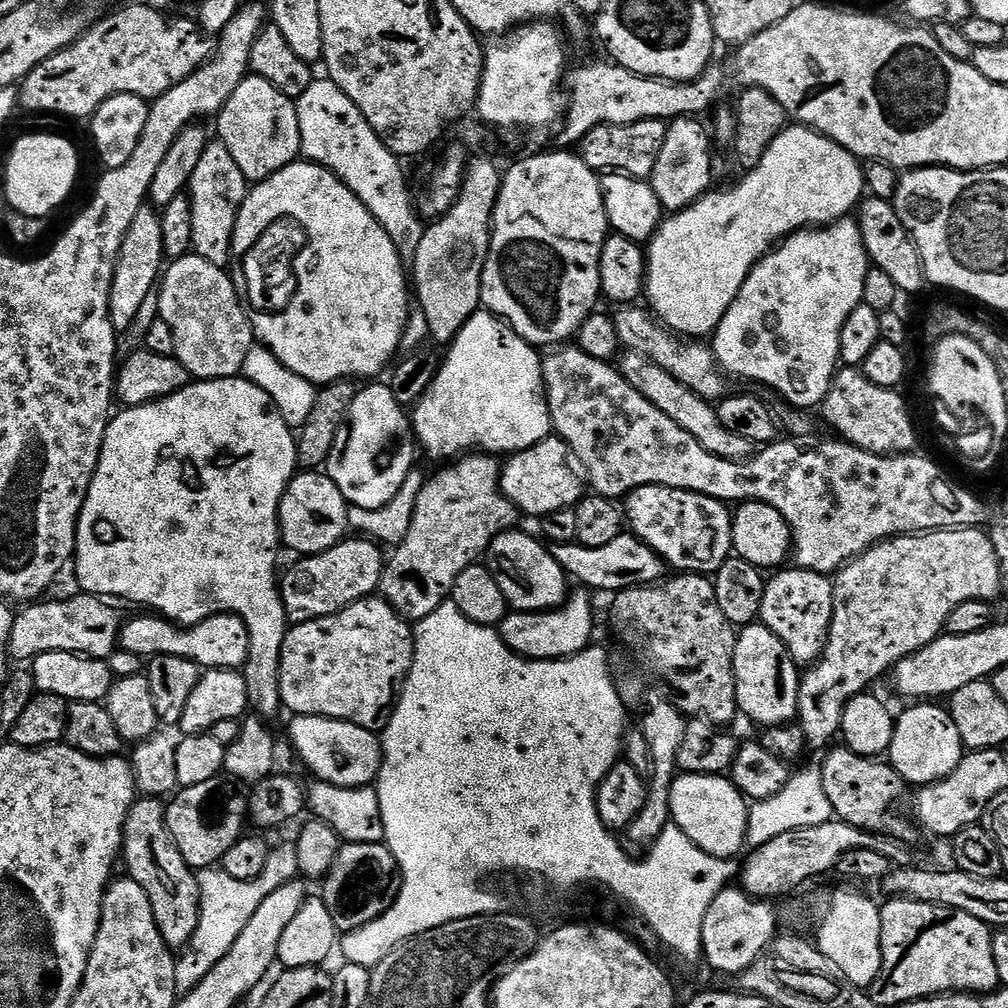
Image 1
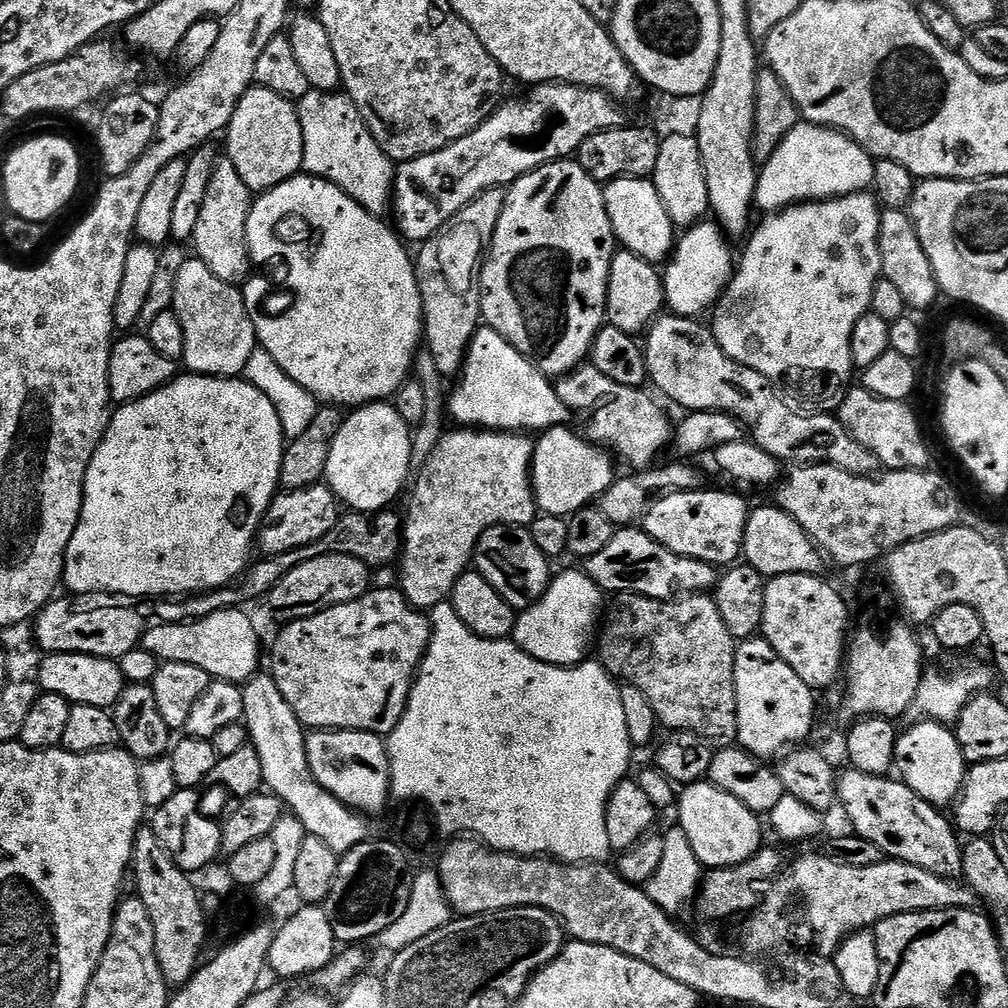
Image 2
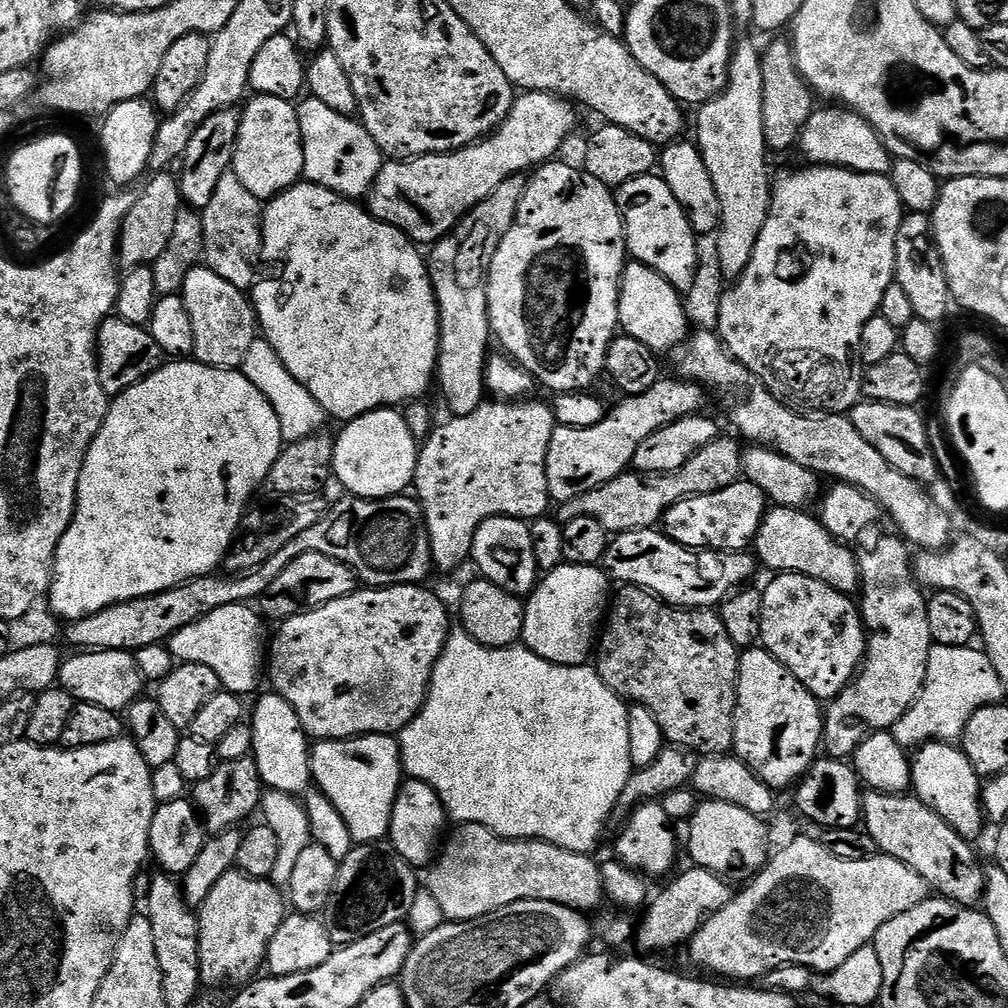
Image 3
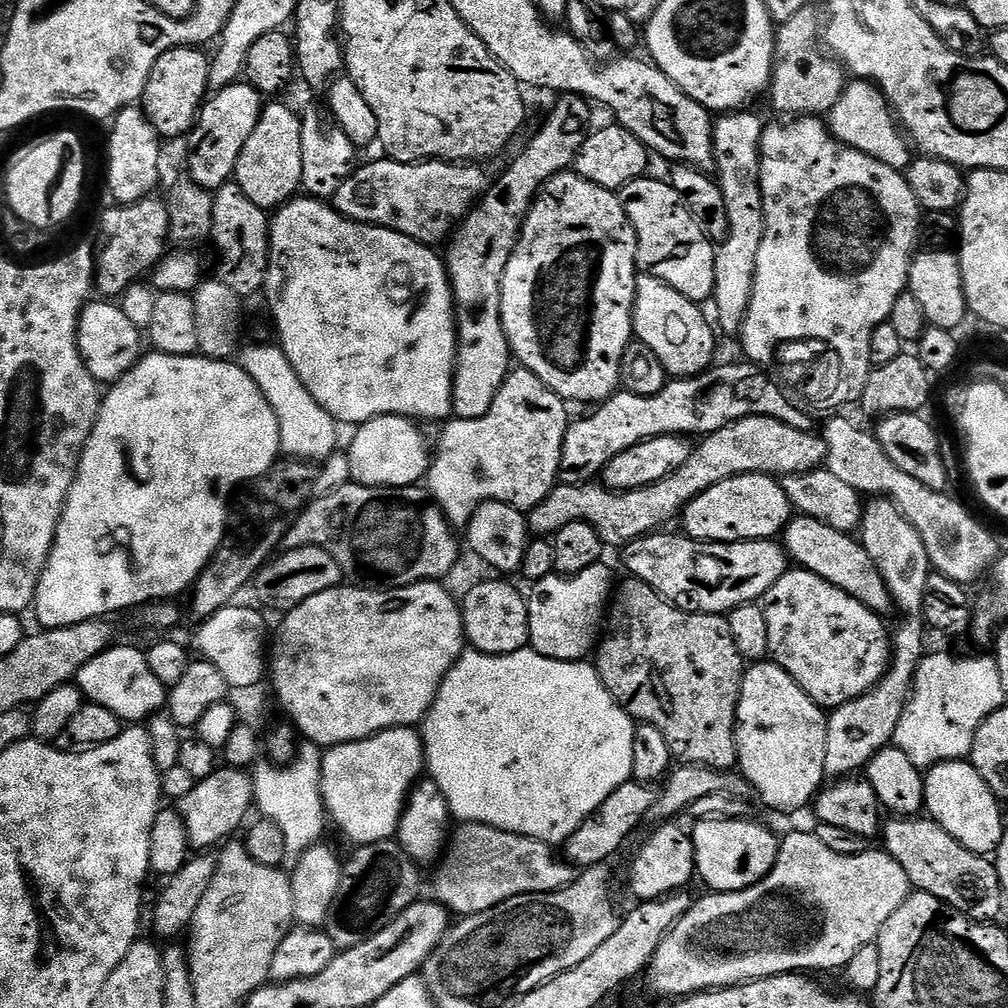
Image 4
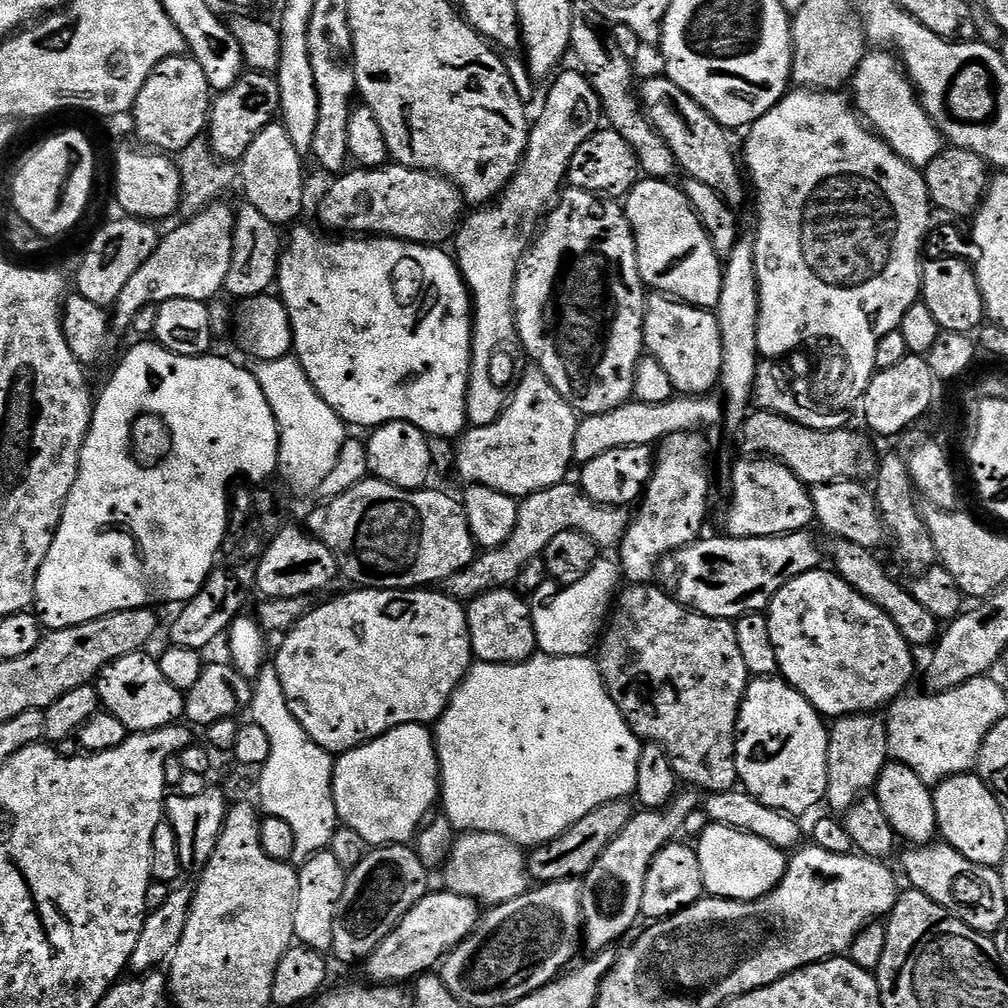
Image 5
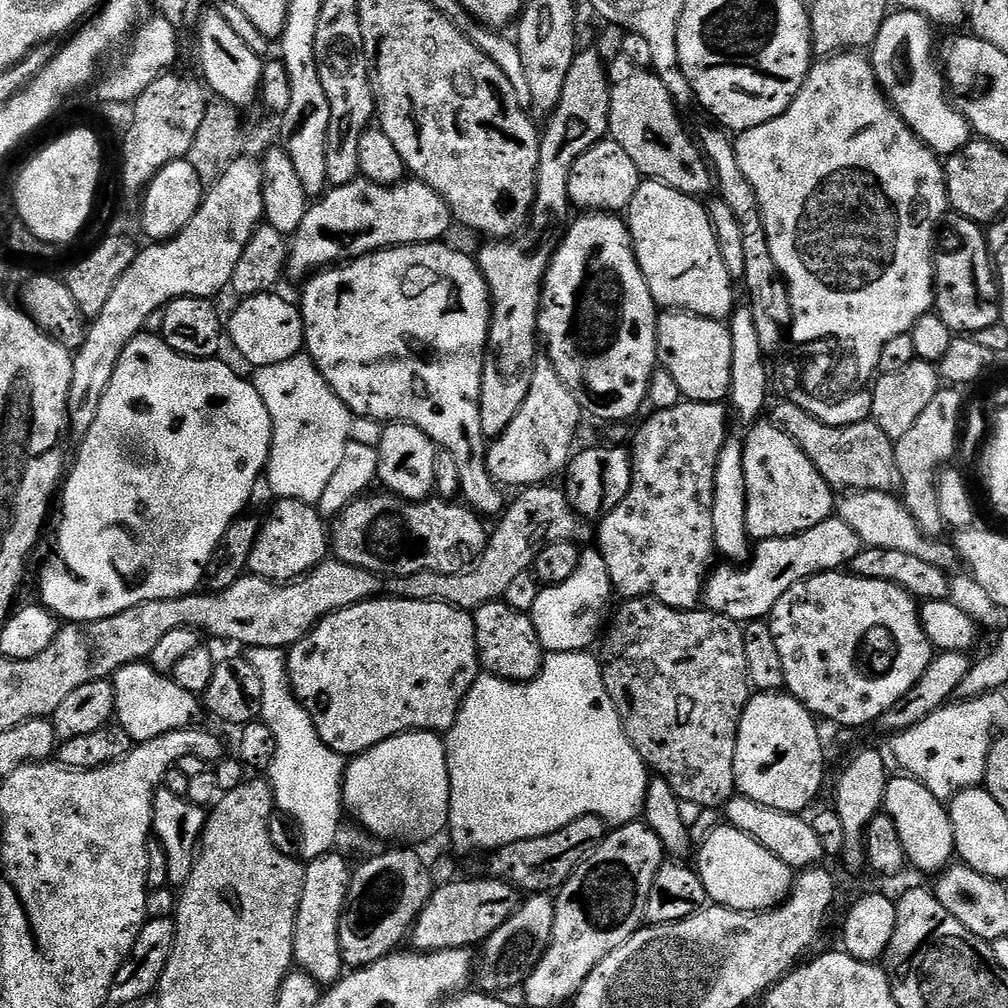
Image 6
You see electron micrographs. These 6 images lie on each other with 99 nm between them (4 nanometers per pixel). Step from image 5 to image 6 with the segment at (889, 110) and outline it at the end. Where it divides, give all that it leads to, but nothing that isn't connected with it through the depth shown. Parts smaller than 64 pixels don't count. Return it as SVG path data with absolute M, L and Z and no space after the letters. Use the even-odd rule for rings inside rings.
M893 11L882 22L882 30L878 30L870 59L877 83L908 129L937 156L947 158L966 147L974 133L964 115L950 102L937 53L932 53L936 44L932 32L934 26L922 14Z

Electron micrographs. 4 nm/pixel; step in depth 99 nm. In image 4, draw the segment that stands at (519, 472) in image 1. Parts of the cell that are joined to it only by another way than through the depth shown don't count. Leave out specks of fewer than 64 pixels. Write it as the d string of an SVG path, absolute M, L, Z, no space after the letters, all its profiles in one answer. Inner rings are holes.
M751 362L744 364L720 364L700 376L681 376L669 379L668 385L653 396L639 396L623 390L593 407L589 416L573 419L562 442L560 458L561 484L586 484L595 481L604 467L622 450L638 446L643 440L659 436L683 436L703 438L714 430L722 430L735 420L747 416L778 418L803 432L813 431L813 417L798 410L771 376L758 370Z

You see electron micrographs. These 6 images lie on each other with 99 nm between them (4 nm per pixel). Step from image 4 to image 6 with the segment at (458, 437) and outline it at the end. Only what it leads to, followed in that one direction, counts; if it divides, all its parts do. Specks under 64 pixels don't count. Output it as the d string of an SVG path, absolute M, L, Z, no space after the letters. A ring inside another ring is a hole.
M551 363L542 364L532 369L530 394L526 394L522 410L514 414L514 422L510 422L503 434L495 437L486 448L488 473L497 485L509 484L512 490L549 483L553 479L551 476L559 477L567 469L574 455L572 443L576 440L582 417L580 403L570 394L562 378L558 378Z

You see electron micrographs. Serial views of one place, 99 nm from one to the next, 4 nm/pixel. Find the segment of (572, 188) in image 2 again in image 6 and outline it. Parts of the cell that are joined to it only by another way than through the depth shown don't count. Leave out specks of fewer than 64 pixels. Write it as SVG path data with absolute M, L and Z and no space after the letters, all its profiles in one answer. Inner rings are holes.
M607 212L580 214L568 233L555 245L543 287L540 289L540 315L536 317L539 339L548 347L547 359L562 378L581 409L600 420L628 422L648 398L648 386L658 367L656 359L656 321L658 305L646 286L646 278L632 249L627 223L619 215Z

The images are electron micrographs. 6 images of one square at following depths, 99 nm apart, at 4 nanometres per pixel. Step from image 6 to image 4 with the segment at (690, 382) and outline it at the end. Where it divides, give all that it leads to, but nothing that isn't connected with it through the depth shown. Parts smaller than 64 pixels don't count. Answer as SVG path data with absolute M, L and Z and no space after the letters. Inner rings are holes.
M637 275L632 331L635 339L641 340L643 344L650 346L650 350L654 350L654 355L658 362L662 362L669 377L700 376L713 367L717 359L717 333L709 317L707 320L700 308L703 307L697 301L678 294L674 286L666 286L666 282L653 276Z

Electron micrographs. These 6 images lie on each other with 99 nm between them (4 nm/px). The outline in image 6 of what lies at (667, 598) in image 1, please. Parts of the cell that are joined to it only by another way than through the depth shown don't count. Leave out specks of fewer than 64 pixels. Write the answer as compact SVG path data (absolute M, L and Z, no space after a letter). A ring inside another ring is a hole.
M634 596L623 601L624 605L615 612L607 625L602 636L602 643L599 645L598 659L602 678L610 698L620 715L620 721L624 727L626 738L638 750L645 764L655 775L661 776L666 782L670 782L670 790L685 805L697 804L700 808L723 809L724 805L737 795L736 779L734 778L734 750L736 749L736 731L740 725L740 719L744 708L750 699L750 685L748 681L746 646L744 645L744 629L737 621L726 618L717 612L707 610L685 610L682 608L671 608L662 602L646 596Z

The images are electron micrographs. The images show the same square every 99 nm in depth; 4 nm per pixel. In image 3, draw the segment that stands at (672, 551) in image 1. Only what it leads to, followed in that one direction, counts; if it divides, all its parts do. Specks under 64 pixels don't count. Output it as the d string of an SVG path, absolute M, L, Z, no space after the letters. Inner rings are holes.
M741 479L709 496L692 496L689 500L678 502L664 513L662 528L671 540L677 540L688 548L742 552L755 541L769 508L770 501L764 491L758 485Z

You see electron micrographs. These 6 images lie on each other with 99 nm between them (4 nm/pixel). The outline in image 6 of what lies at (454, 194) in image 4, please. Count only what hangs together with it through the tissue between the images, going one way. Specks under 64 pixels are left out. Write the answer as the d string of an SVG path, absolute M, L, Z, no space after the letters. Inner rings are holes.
M358 178L354 182L350 182L346 186L338 186L337 188L329 187L324 195L319 197L315 202L309 203L306 210L306 218L302 218L302 226L298 226L298 230L290 238L288 245L288 263L286 265L287 279L307 281L308 277L325 269L339 265L341 262L349 260L357 260L359 256L369 256L371 252L380 252L384 248L402 248L405 244L434 244L445 239L444 235L454 228L452 211L448 208L448 203L439 196L430 186L426 186L415 178L405 178L399 184L379 184L378 182L370 182L363 178Z

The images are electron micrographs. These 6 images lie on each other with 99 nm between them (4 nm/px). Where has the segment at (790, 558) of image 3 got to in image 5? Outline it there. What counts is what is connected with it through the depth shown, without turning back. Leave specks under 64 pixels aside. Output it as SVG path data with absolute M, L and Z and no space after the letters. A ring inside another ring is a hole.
M833 539L832 543L832 564L836 575L841 576L846 583L854 590L866 597L874 606L881 608L884 613L892 619L898 626L898 630L905 636L909 644L919 646L919 644L931 645L938 636L938 621L918 598L914 598L907 587L904 588L884 569L882 561L876 557L877 553L871 548L854 546L854 542L849 540Z

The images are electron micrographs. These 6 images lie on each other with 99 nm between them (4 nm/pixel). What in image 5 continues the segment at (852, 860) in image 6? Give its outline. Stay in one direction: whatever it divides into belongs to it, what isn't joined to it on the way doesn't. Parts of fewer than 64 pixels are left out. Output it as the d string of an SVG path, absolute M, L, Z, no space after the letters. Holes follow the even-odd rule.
M858 712L841 716L831 725L826 758L826 794L824 799L833 813L843 814L875 789L882 770L890 762L886 723L879 715Z

